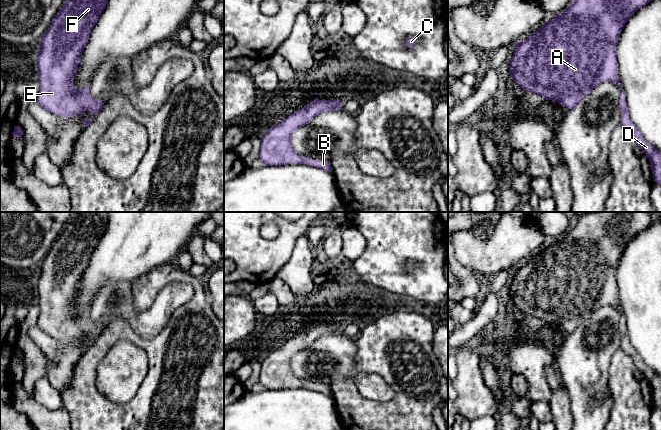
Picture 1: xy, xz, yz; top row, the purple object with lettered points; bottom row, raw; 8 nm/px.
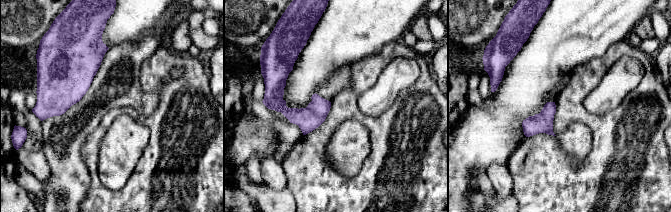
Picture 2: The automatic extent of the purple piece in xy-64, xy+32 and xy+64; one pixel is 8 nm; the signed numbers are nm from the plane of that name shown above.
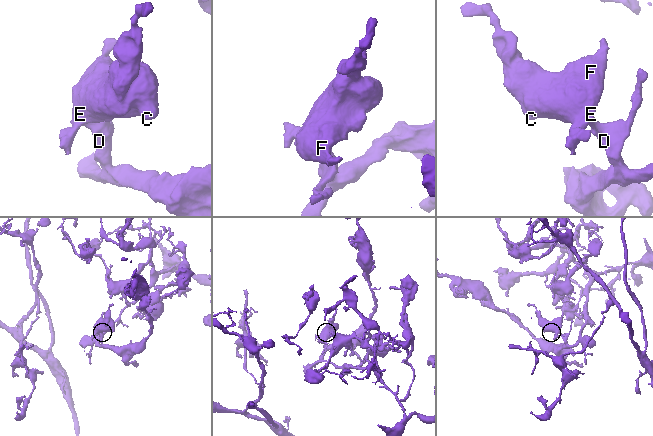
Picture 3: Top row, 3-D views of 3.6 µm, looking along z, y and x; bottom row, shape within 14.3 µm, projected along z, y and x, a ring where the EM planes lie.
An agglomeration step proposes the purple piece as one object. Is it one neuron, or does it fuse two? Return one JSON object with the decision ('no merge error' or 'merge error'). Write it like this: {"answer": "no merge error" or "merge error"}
{"answer": "no merge error"}

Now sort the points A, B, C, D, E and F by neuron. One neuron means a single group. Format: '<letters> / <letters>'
A B C D E F

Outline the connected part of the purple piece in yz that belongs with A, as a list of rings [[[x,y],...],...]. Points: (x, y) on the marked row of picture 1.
[[[572,0],[570,5],[561,13],[556,14],[555,18],[550,21],[545,21],[543,25],[527,35],[527,39],[524,41],[516,42],[514,54],[508,61],[510,78],[517,83],[523,90],[530,91],[541,95],[546,100],[552,100],[559,104],[571,109],[577,105],[577,103],[590,94],[592,89],[603,82],[611,82],[615,85],[619,85],[618,78],[618,62],[616,46],[620,38],[620,33],[628,21],[628,19],[641,7],[648,4],[651,0]]]

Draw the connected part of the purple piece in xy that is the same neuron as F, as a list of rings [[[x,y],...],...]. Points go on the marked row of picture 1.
[[[66,0],[64,5],[60,8],[59,12],[57,13],[57,15],[52,20],[52,22],[51,22],[49,28],[47,29],[47,31],[44,33],[44,35],[40,39],[39,46],[38,46],[38,55],[37,55],[36,63],[37,63],[37,71],[38,71],[37,79],[38,79],[39,84],[40,84],[40,89],[39,89],[39,93],[38,93],[37,103],[42,108],[52,112],[53,114],[55,114],[57,116],[62,116],[62,117],[72,117],[74,115],[78,115],[80,113],[83,114],[86,111],[90,111],[92,114],[95,115],[95,117],[92,120],[82,119],[82,123],[84,124],[85,128],[95,120],[96,116],[101,112],[104,105],[103,105],[101,100],[94,98],[91,95],[90,85],[86,85],[84,88],[78,89],[74,85],[74,75],[78,71],[78,65],[79,65],[79,63],[81,61],[81,57],[82,57],[82,51],[85,48],[86,43],[89,40],[91,30],[96,25],[99,16],[101,15],[101,13],[103,12],[103,10],[106,7],[106,4],[107,4],[107,0]]]

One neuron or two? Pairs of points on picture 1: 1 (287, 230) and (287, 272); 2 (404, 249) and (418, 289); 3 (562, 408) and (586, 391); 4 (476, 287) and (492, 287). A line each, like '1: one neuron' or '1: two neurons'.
1: two neurons
2: one neuron
3: two neurons
4: two neurons

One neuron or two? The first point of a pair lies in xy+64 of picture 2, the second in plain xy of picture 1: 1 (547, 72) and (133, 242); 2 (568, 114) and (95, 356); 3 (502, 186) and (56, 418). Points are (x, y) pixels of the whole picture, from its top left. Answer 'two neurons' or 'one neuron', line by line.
1: one neuron
2: one neuron
3: two neurons

